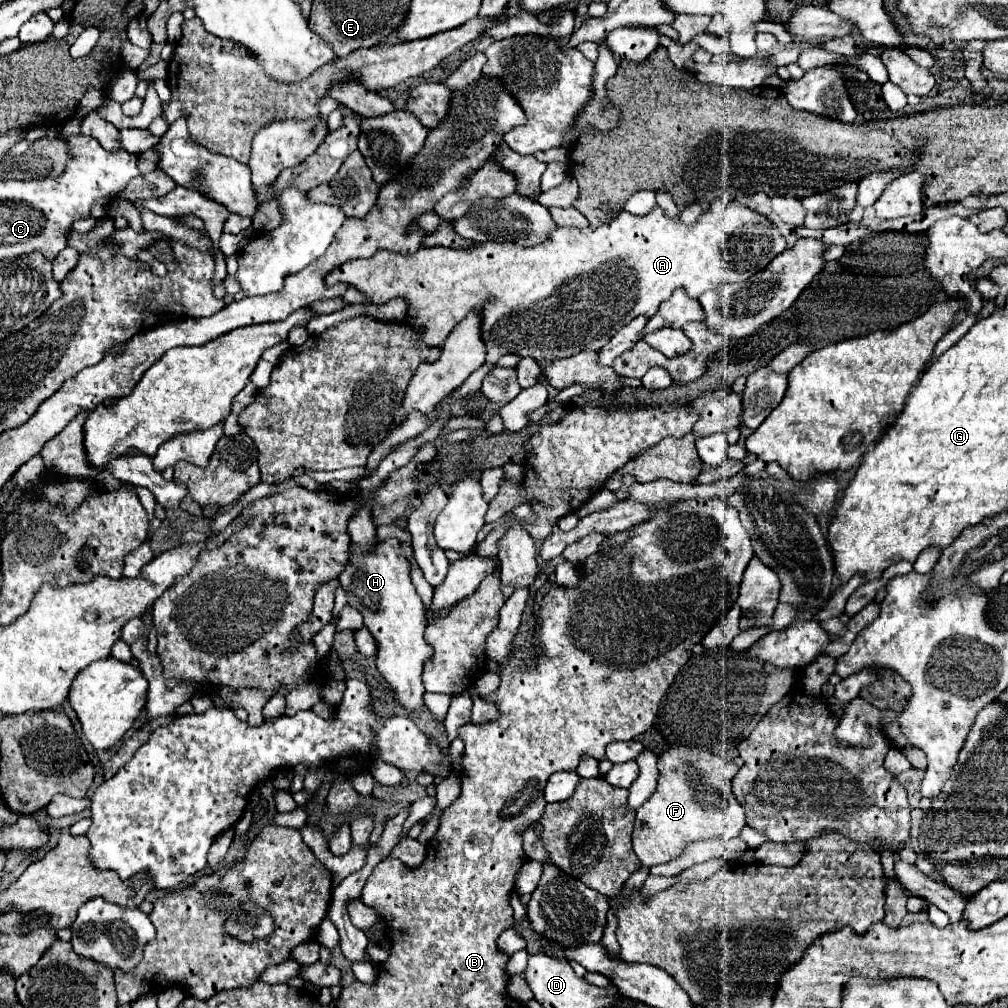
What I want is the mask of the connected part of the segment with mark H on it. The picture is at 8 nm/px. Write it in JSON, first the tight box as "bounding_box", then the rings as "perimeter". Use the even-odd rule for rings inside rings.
{"bounding_box":[339,538,431,712],"perimeter":[[[391,538],[391,540],[385,540],[385,542],[377,542],[369,552],[371,554],[367,554],[367,556],[357,556],[355,550],[351,550],[349,564],[341,572],[339,580],[343,578],[341,582],[347,590],[349,604],[363,614],[365,626],[369,628],[369,632],[377,640],[377,646],[379,646],[377,648],[377,670],[385,678],[385,682],[389,684],[395,702],[399,706],[407,708],[409,712],[415,712],[415,710],[423,708],[425,688],[423,688],[423,682],[421,682],[421,672],[423,672],[425,662],[431,656],[431,648],[423,638],[423,632],[425,632],[425,626],[427,626],[427,616],[425,616],[427,610],[425,610],[425,606],[421,606],[421,598],[419,598],[419,594],[417,594],[417,590],[415,590],[415,586],[409,578],[409,562],[399,556],[399,540]]]}

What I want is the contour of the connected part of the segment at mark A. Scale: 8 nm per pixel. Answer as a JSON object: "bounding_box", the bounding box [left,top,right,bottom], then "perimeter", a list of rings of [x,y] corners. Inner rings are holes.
{"bounding_box":[325,198,787,494],"perimeter":[[[717,198],[709,210],[705,210],[695,226],[685,226],[679,216],[669,220],[663,216],[661,208],[655,206],[647,216],[639,218],[629,212],[621,212],[615,220],[599,226],[597,230],[591,228],[557,228],[549,240],[539,246],[519,246],[509,242],[481,242],[471,244],[469,248],[419,248],[415,254],[395,254],[389,250],[377,250],[371,258],[349,260],[329,272],[325,284],[333,286],[337,282],[345,282],[357,288],[365,296],[365,304],[387,304],[389,300],[403,298],[407,302],[405,324],[411,328],[423,328],[421,340],[427,346],[443,346],[449,332],[459,324],[471,310],[481,310],[481,338],[485,340],[487,348],[487,362],[471,374],[459,390],[453,392],[449,400],[445,400],[443,412],[435,422],[427,426],[423,434],[401,442],[395,452],[391,452],[379,468],[361,480],[353,492],[357,494],[373,494],[375,486],[379,486],[389,472],[405,466],[417,450],[425,444],[435,440],[441,430],[451,420],[451,406],[465,398],[471,392],[481,388],[481,380],[485,374],[495,366],[495,362],[505,354],[517,354],[521,358],[533,358],[535,362],[549,362],[557,358],[569,358],[579,350],[597,350],[617,328],[629,324],[635,316],[653,316],[663,300],[667,300],[673,290],[683,288],[689,298],[697,298],[707,290],[717,288],[723,282],[743,282],[749,276],[761,272],[777,254],[785,250],[787,242],[777,232],[775,224],[769,222],[765,216],[735,204],[727,202],[725,198]]]}

